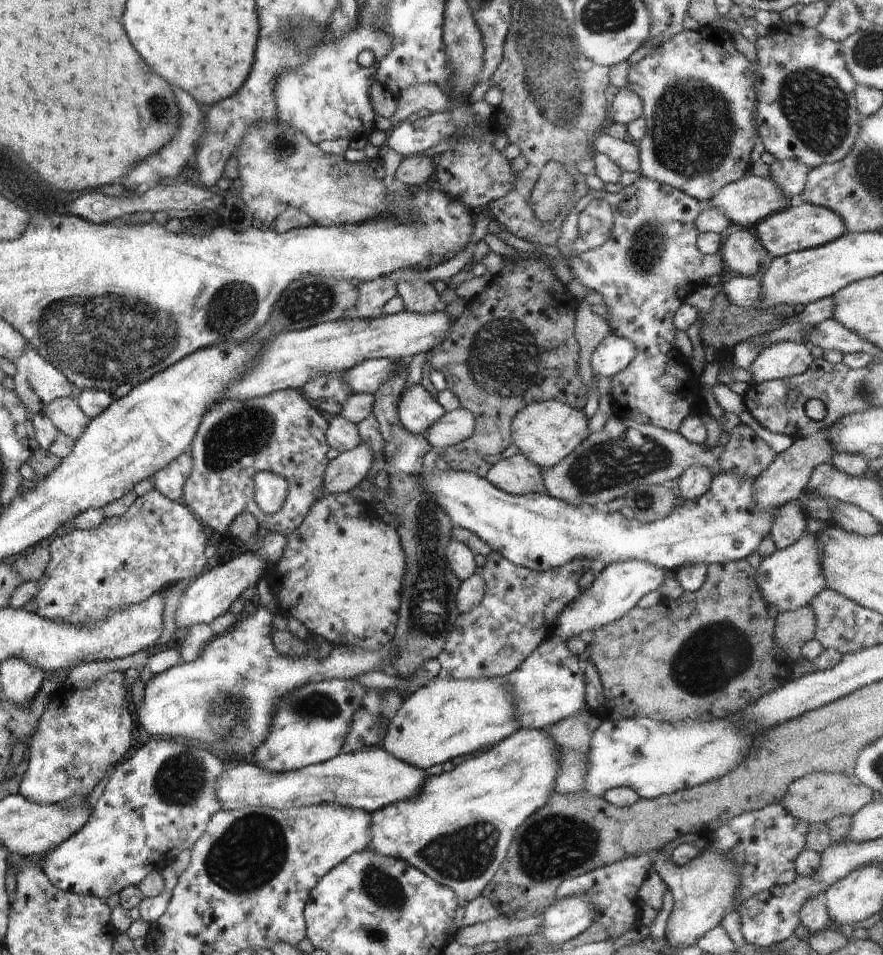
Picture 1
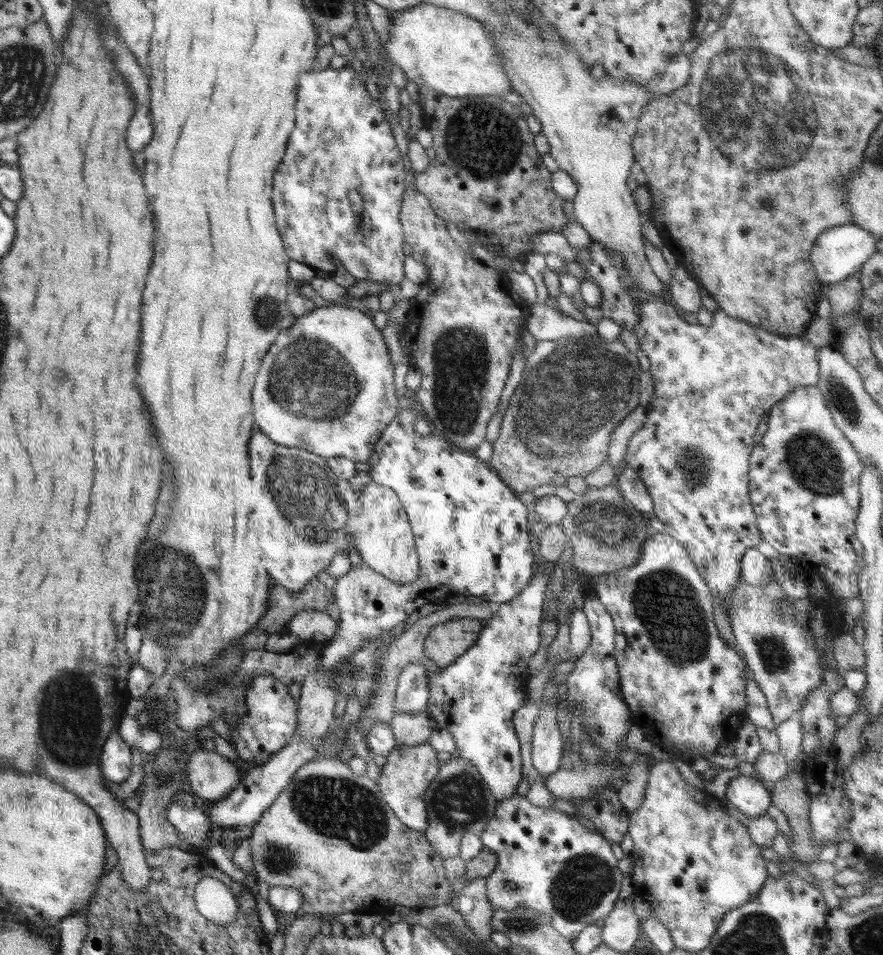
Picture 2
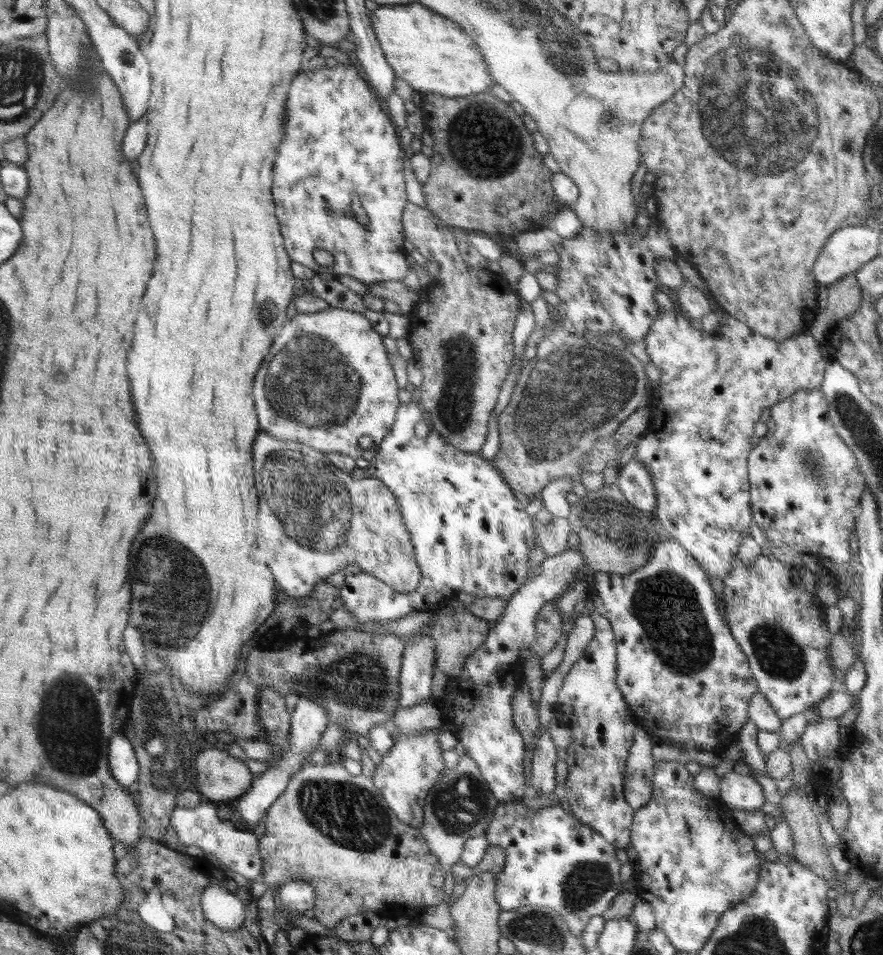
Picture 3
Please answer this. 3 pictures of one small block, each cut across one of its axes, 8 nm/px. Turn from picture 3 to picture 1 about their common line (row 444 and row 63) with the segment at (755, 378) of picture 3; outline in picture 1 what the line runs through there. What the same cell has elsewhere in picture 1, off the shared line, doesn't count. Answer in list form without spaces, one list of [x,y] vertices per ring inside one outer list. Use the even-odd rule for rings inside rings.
[[[705,25],[698,30],[682,30],[676,36],[672,36],[672,40],[660,44],[656,49],[652,50],[645,58],[642,58],[638,64],[633,65],[631,74],[628,76],[627,88],[632,90],[641,100],[643,105],[643,118],[645,119],[645,136],[639,142],[640,154],[640,170],[642,175],[647,176],[650,180],[658,181],[659,183],[668,185],[670,188],[677,188],[686,194],[692,196],[699,201],[710,201],[710,198],[724,188],[726,184],[736,182],[744,177],[746,171],[749,170],[751,163],[751,153],[756,143],[760,142],[757,137],[755,128],[754,105],[757,104],[755,93],[755,65],[749,62],[736,50],[732,35],[723,29],[722,26],[712,27]]]

